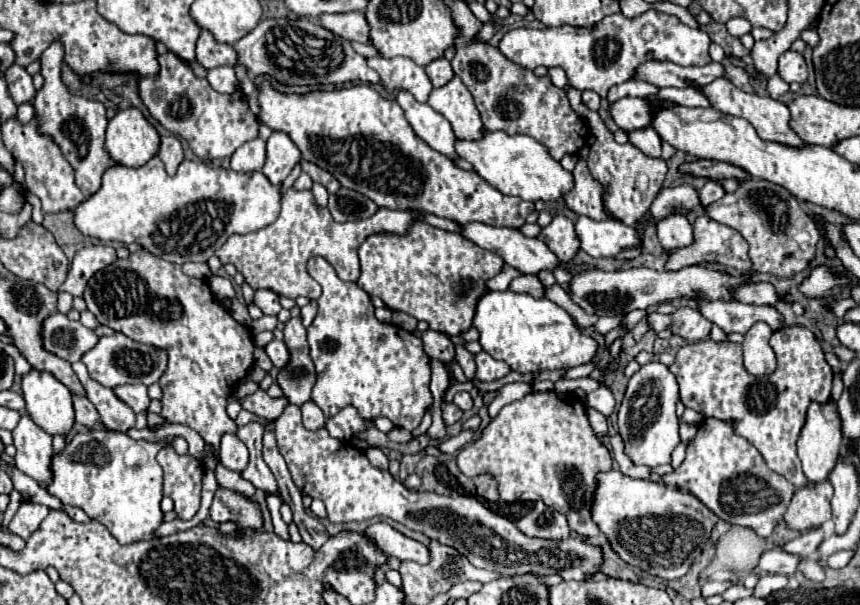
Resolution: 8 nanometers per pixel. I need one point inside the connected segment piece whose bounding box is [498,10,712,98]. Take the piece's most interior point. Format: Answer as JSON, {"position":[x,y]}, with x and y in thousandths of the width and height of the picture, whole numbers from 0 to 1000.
{"position":[694,96]}

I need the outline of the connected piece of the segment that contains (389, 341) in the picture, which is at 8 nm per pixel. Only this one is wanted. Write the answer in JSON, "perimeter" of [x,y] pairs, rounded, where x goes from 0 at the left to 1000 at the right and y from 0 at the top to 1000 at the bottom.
{"perimeter":[[[360,426],[358,450],[374,473],[374,489],[370,493],[370,519],[358,542],[360,588],[367,605],[363,664],[370,668],[379,688],[388,688],[388,681],[412,671],[423,694],[449,688],[458,704],[484,711],[493,691],[493,681],[502,671],[500,592],[491,575],[491,562],[474,545],[437,529],[430,489],[414,466],[395,463],[377,426]]]}

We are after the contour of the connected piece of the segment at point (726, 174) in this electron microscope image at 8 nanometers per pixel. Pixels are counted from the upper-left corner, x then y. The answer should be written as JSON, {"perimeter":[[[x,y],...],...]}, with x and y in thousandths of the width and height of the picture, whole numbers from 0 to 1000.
{"perimeter":[[[812,264],[807,271],[793,271],[793,284],[798,288],[809,288],[809,291],[821,291],[821,294],[856,294],[856,298],[872,298],[872,288],[863,281],[860,274],[847,271],[847,268],[835,268],[835,264]]]}

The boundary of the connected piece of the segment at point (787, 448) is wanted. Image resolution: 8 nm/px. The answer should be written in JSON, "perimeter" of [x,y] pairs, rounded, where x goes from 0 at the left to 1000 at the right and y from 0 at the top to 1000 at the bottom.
{"perimeter":[[[916,539],[909,545],[902,545],[895,559],[895,575],[902,585],[902,612],[888,625],[872,621],[863,605],[863,572],[853,565],[830,565],[826,559],[798,569],[788,579],[786,598],[779,605],[784,615],[788,638],[791,638],[791,658],[798,674],[805,674],[809,681],[816,681],[819,688],[830,688],[835,694],[858,694],[856,714],[872,727],[888,754],[895,777],[909,783],[914,793],[919,793],[926,807],[933,807],[937,800],[937,787],[933,787],[933,767],[928,767],[926,750],[926,731],[928,714],[933,711],[933,701],[937,701],[937,678],[944,664],[960,668],[965,661],[967,648],[967,612],[963,598],[958,595],[958,582],[949,562],[949,555],[935,542],[935,539]]]}

